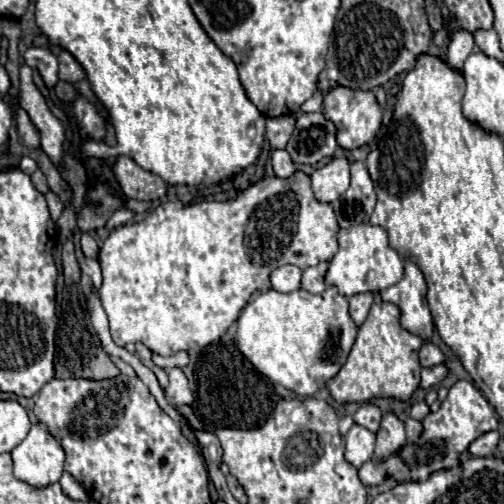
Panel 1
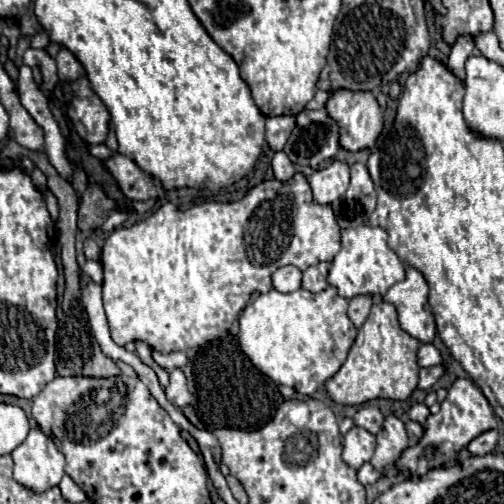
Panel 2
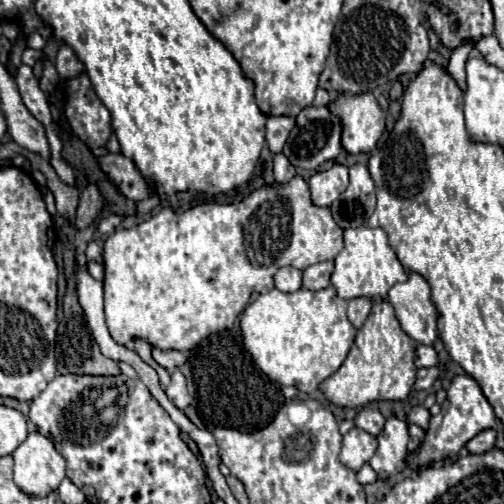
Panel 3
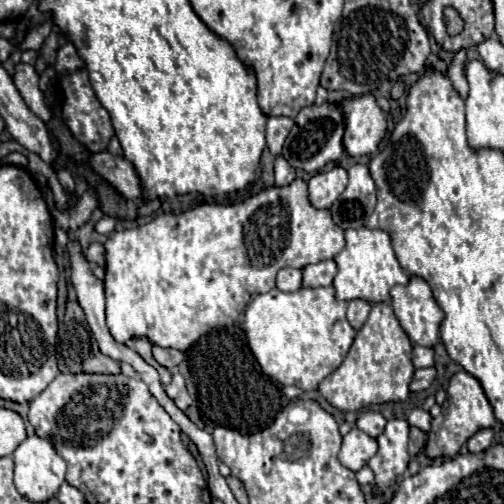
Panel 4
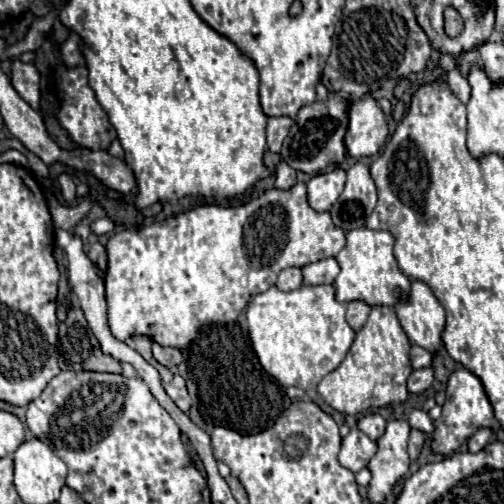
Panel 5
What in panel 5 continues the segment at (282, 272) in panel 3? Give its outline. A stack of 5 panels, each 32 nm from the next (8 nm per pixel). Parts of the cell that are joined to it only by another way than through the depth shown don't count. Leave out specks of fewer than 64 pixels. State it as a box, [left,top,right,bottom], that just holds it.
[276,268,302,292]

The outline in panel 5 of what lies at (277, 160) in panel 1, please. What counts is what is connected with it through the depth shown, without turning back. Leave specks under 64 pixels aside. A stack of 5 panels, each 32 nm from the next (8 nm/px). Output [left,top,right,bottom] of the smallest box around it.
[276,160,296,190]

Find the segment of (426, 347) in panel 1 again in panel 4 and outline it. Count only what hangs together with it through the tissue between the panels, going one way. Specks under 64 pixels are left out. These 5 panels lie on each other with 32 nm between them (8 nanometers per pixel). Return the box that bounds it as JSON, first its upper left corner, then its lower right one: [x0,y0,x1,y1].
[412,345,434,368]

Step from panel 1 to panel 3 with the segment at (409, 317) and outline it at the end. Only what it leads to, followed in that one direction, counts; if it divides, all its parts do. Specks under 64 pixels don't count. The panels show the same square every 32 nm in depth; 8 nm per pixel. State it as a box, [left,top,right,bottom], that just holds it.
[388,272,438,346]

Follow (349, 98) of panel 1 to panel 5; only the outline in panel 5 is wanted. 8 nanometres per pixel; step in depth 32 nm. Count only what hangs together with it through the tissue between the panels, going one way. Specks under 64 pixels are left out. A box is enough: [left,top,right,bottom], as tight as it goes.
[346,96,386,158]

